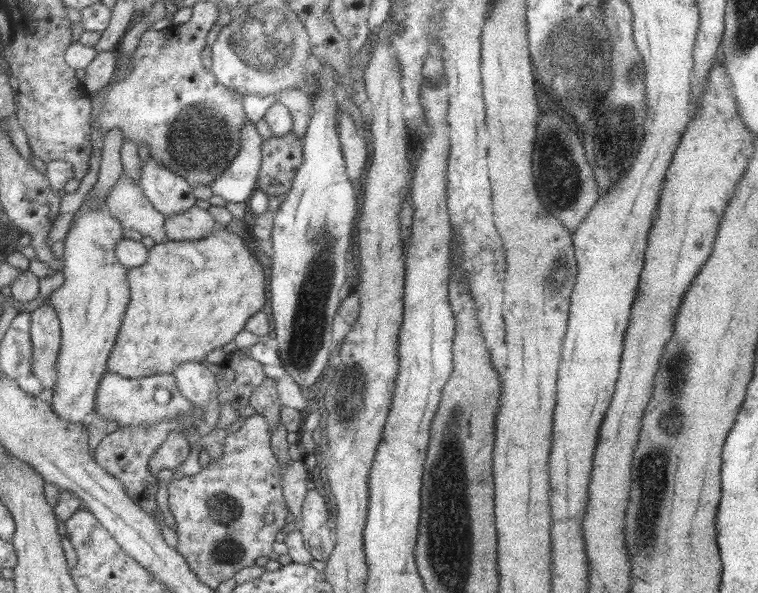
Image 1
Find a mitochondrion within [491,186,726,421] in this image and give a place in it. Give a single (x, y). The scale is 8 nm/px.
(557, 271)

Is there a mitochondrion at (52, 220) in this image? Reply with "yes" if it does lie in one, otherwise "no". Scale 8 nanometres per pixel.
no

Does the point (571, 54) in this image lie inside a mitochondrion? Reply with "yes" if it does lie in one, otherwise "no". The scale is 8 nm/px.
yes

